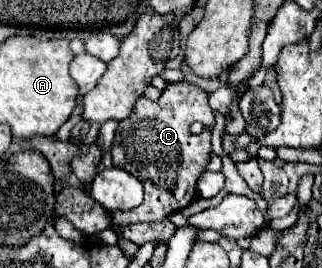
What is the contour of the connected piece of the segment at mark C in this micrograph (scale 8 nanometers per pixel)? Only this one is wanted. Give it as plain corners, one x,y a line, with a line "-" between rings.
188,82
168,84
160,100
152,102
138,98
132,114
120,120
110,148
112,164
136,176
144,186
144,202
128,212
114,212
116,224
152,222
186,208
196,198
196,182
210,162
210,132
192,134
190,126
202,122
214,124
214,114
208,104
208,94

